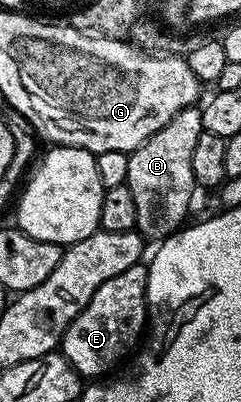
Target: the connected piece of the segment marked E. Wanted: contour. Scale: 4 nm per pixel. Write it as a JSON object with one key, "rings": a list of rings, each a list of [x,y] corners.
{"rings":[[[141,261],[137,265],[129,265],[129,269],[125,269],[125,273],[117,273],[117,277],[109,277],[109,281],[105,281],[105,285],[101,285],[101,289],[97,289],[97,293],[93,293],[89,305],[85,305],[85,309],[81,309],[81,313],[77,313],[75,320],[65,329],[61,344],[61,354],[71,362],[73,369],[80,377],[88,377],[87,375],[95,375],[91,377],[106,376],[103,374],[114,363],[121,362],[130,353],[131,346],[139,339],[139,334],[142,331],[144,334],[149,323],[147,269],[148,264]]]}

